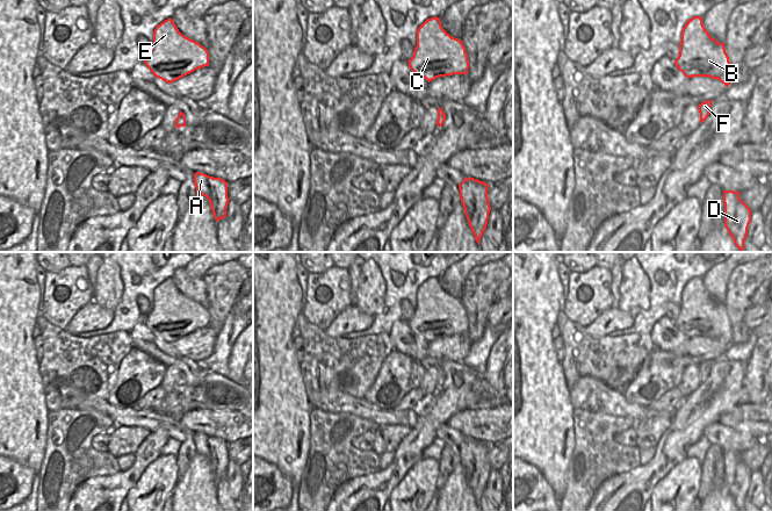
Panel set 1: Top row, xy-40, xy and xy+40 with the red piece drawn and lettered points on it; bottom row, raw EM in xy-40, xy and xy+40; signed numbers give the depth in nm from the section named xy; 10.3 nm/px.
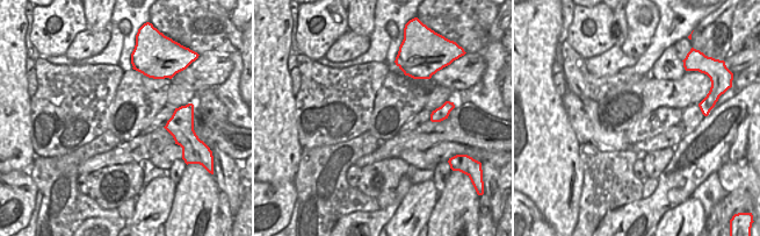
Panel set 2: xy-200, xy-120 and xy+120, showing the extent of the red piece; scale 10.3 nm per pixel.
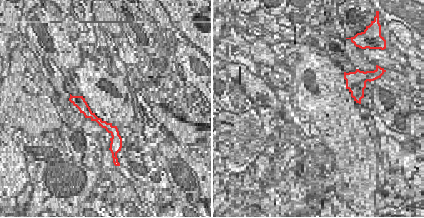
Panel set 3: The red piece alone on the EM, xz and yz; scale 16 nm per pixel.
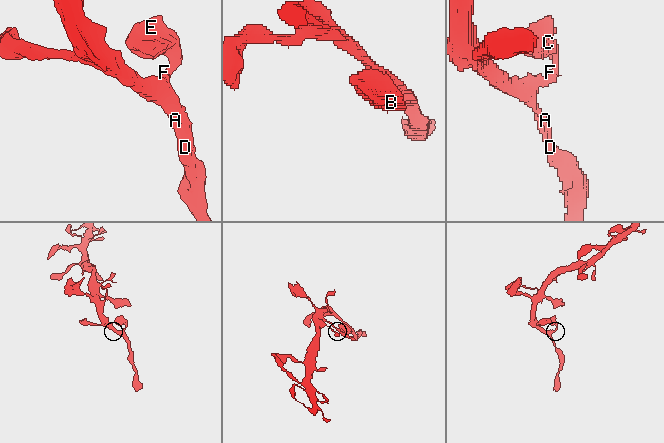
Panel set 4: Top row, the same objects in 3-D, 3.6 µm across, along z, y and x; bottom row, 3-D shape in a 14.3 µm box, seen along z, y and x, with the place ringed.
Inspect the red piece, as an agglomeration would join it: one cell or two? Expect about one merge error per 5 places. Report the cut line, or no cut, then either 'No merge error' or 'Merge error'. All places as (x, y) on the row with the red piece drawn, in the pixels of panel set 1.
No split. No merge error

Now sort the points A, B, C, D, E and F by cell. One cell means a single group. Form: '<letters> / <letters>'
A B C D E F

